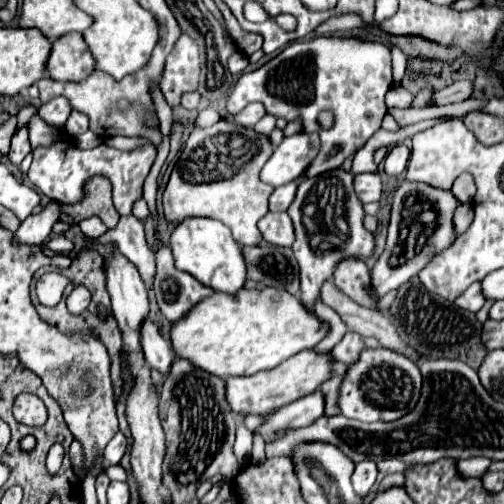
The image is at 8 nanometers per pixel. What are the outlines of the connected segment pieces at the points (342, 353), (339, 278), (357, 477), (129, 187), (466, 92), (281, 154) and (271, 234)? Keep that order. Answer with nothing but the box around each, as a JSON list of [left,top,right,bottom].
[[332,332,364,366],[332,258,378,310],[352,460,378,498],[28,126,156,212],[432,80,474,106],[260,132,318,188],[258,212,294,246]]

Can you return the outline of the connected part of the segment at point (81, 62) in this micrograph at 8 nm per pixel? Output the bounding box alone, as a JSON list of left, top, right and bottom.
[48,32,96,82]

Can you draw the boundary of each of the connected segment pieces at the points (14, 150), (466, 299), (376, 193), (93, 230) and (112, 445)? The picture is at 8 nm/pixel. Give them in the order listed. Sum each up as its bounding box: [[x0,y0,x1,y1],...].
[[8,128,32,166],[456,282,486,313],[356,174,382,202],[80,216,108,238],[104,432,126,464]]

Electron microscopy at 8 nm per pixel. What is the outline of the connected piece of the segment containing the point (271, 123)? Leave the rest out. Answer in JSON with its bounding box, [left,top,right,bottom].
[254,114,276,134]

